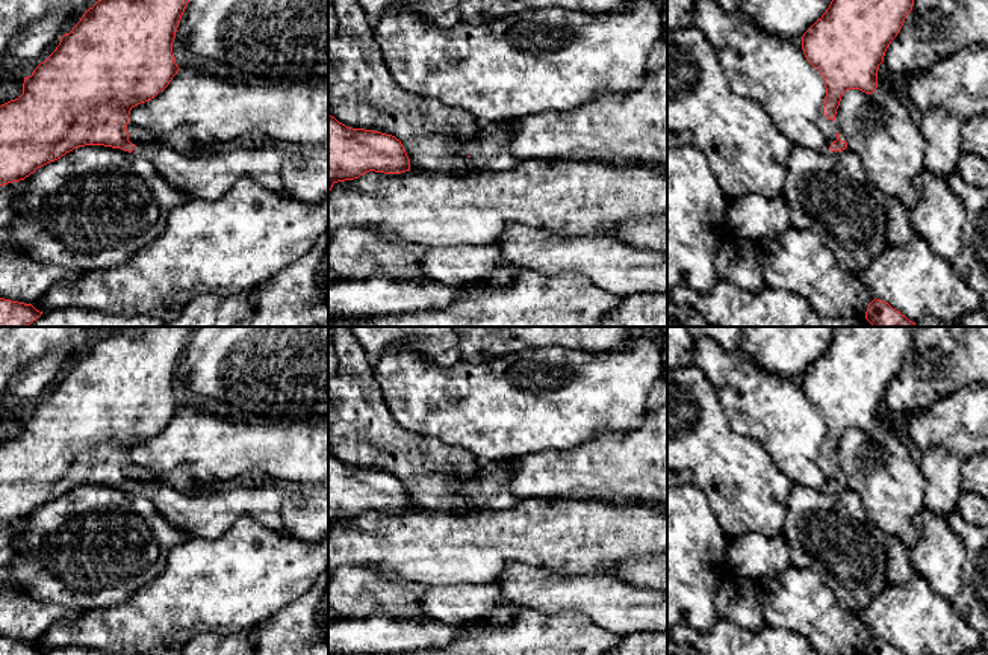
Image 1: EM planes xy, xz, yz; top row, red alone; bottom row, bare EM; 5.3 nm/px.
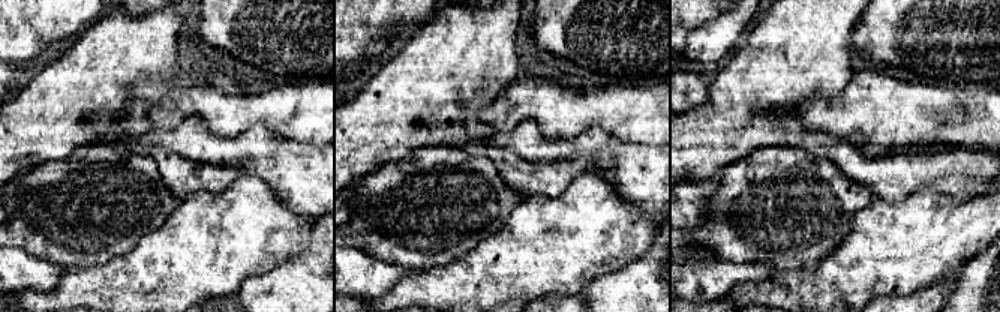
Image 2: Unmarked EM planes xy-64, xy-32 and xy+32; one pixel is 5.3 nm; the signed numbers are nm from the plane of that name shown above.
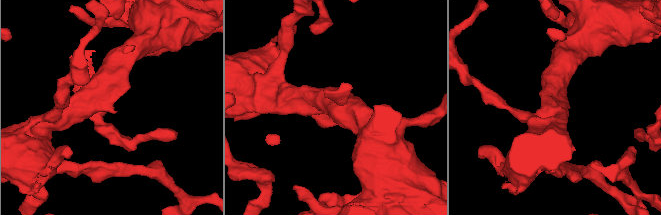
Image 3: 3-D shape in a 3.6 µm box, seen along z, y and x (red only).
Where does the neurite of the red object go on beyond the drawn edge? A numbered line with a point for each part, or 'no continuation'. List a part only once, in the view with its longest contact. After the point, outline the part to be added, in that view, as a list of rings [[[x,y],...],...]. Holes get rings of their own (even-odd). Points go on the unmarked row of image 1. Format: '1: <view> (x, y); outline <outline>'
1: xy (209, 516); outline [[[157,481],[136,484],[132,490],[147,496],[174,526],[191,535],[218,539],[241,517],[253,517],[266,529],[287,537],[280,508],[286,493],[271,487],[238,489],[219,495],[183,495]]]

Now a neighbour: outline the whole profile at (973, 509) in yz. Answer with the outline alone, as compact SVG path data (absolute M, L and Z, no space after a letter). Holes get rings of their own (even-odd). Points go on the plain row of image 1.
M964 492L958 502L956 513L971 525L986 526L988 499L971 492Z

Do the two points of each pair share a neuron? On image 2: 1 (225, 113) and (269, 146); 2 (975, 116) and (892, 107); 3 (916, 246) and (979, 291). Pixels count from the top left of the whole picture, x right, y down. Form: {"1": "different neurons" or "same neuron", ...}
{"1": "different neurons", "2": "same neuron", "3": "different neurons"}

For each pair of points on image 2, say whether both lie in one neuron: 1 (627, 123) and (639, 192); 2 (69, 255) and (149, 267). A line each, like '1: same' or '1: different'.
1: different
2: different

